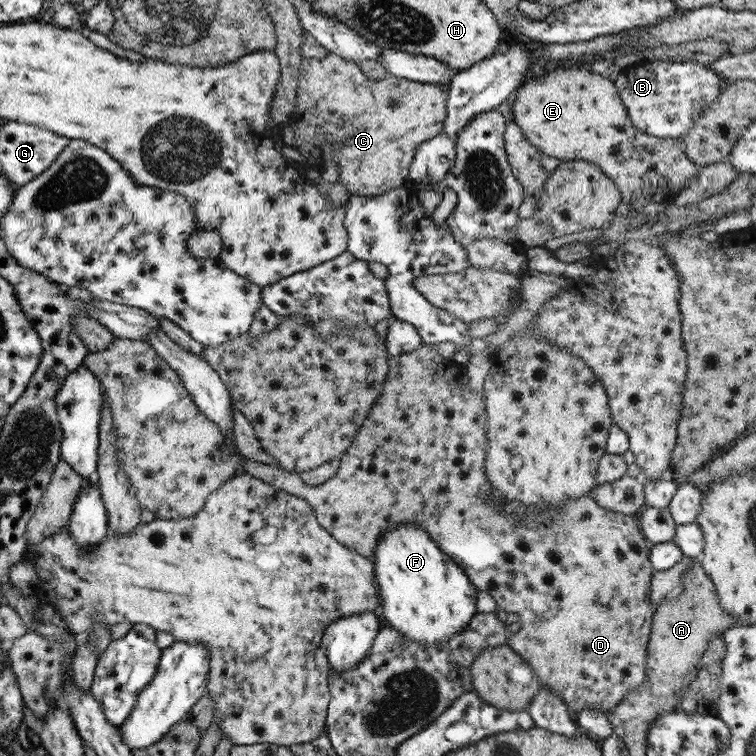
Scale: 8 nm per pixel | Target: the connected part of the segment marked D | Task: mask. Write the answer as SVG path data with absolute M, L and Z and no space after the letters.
M423 342L417 348L411 350L411 352L388 357L387 366L388 372L384 377L384 386L381 390L381 395L377 398L372 410L367 414L365 422L359 426L359 431L353 438L351 445L340 456L337 472L335 475L331 475L329 480L317 486L307 485L297 477L295 472L288 473L281 468L254 460L245 461L243 472L249 474L249 476L253 476L253 478L263 480L265 484L271 484L277 490L283 490L283 492L305 500L321 528L324 528L339 544L345 546L345 548L370 560L372 560L373 550L377 546L379 536L389 526L395 528L399 524L417 524L419 528L423 528L429 534L429 538L437 544L437 548L440 548L441 552L445 552L451 560L457 563L457 566L463 570L467 578L471 581L471 584L478 591L491 595L496 602L496 606L506 613L512 612L513 614L517 614L519 617L518 621L522 624L521 628L508 636L506 646L511 651L517 652L519 657L532 668L540 685L547 688L547 690L551 690L551 692L555 692L555 696L557 694L561 696L561 702L565 704L565 708L567 708L569 714L573 714L573 717L575 717L585 708L591 708L591 710L597 710L597 712L609 712L611 708L615 708L629 692L633 692L645 680L647 640L649 640L651 616L653 616L653 608L649 602L649 582L655 571L651 567L648 559L650 544L641 534L638 523L633 521L631 515L623 515L601 508L591 498L591 492L581 495L577 499L567 499L563 506L538 507L535 504L526 506L524 510L528 511L528 516L524 516L522 519L513 520L509 515L502 514L500 508L496 508L496 504L492 504L488 500L482 500L485 496L489 496L489 492L494 491L495 503L508 502L487 481L485 467L483 467L485 448L488 447L484 395L482 392L472 392L468 388L463 367L455 363L453 359L444 359L441 355L437 354L437 349L433 345Z

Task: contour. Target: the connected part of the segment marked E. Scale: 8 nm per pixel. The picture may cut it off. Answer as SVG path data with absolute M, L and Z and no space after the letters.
M577 64L559 66L550 72L541 74L541 78L523 80L517 88L512 106L513 123L515 123L539 155L553 156L559 161L585 160L595 164L599 171L613 181L618 188L622 202L639 209L645 204L668 202L669 196L675 196L687 182L697 177L699 165L687 159L683 153L682 139L659 138L637 129L627 119L625 105L621 103L614 82L591 72L587 65Z

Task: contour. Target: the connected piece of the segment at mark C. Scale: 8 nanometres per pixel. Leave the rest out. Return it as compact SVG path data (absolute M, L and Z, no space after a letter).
M325 53L323 57L305 58L301 61L298 68L298 85L295 94L295 108L293 108L289 121L286 124L291 126L293 122L293 128L295 128L295 150L297 150L297 156L301 156L303 160L303 166L311 164L313 168L321 171L325 168L325 162L327 160L333 160L337 162L339 168L339 174L337 174L337 181L341 183L347 190L347 194L355 193L356 196L368 197L380 195L387 192L389 189L406 186L408 184L408 171L411 165L411 160L415 154L416 148L426 140L433 138L441 134L443 128L444 118L446 115L446 94L445 89L439 85L433 83L424 83L419 81L412 81L406 78L397 76L385 75L384 79L373 80L368 79L363 72L359 69L356 61L350 61L333 53Z

